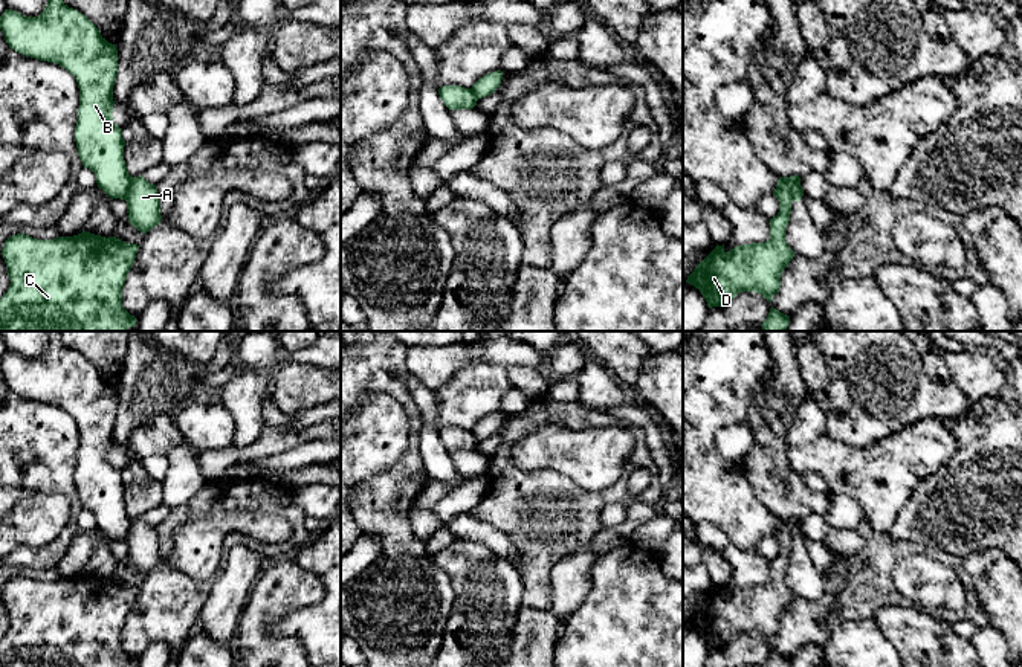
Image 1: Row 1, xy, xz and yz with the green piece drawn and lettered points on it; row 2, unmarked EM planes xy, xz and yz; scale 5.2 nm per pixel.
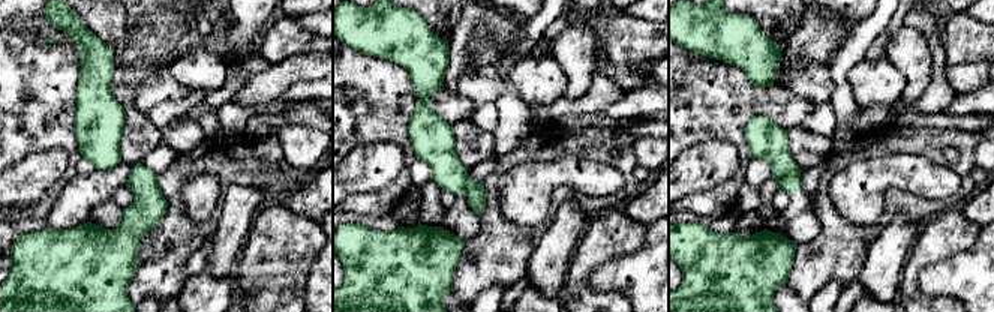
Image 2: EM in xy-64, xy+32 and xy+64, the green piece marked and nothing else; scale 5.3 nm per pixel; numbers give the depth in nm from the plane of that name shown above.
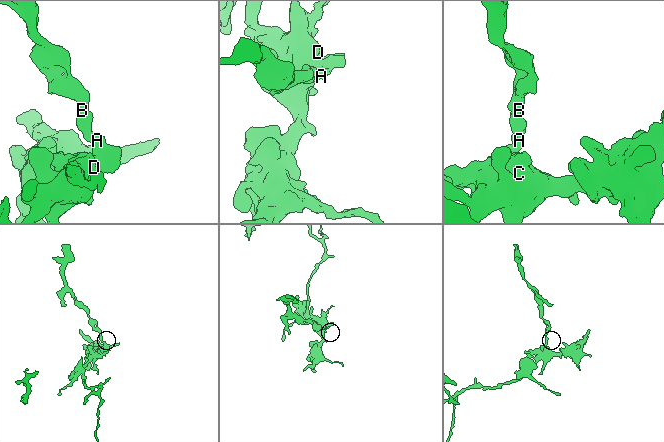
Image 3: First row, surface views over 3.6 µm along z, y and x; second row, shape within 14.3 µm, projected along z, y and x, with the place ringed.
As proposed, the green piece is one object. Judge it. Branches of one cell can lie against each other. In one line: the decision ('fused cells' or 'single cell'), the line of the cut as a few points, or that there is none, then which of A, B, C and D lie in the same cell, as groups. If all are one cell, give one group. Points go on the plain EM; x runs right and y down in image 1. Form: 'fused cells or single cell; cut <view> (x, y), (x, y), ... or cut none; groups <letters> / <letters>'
fused cells; cut xy (133, 521), (126, 542); groups A C D / B

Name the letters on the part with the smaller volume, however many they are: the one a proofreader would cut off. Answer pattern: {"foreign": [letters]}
{"foreign": ["B"]}

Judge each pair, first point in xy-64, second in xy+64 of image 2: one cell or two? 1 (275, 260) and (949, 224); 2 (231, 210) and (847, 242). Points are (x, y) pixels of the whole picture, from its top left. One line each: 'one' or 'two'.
1: one
2: two

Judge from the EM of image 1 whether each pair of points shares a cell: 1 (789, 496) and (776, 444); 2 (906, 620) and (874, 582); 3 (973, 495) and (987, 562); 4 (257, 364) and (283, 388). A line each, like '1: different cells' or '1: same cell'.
1: same cell
2: different cells
3: different cells
4: different cells

